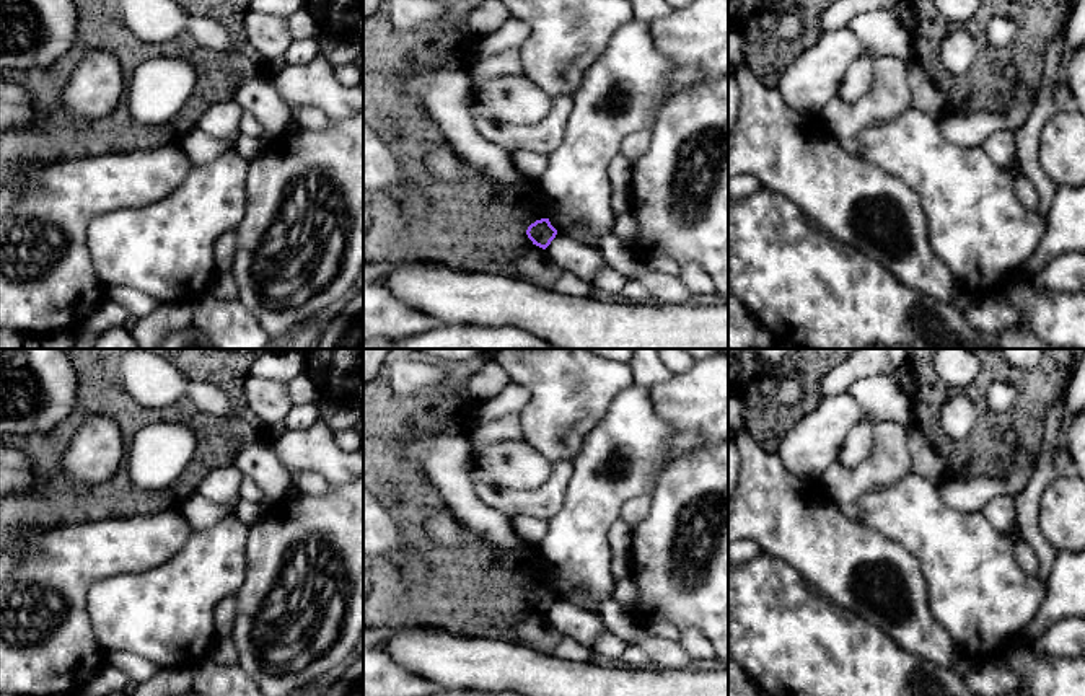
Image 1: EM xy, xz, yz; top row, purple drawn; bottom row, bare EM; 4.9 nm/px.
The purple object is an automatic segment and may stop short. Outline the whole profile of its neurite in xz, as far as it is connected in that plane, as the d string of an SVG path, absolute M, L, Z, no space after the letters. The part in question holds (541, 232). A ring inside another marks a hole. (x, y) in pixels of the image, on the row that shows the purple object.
M541 218L528 227L526 235L533 244L546 249L556 238L557 230L551 225L549 218Z

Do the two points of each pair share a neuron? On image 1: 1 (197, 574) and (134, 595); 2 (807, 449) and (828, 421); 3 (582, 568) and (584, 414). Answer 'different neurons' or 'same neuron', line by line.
1: same neuron
2: same neuron
3: different neurons

